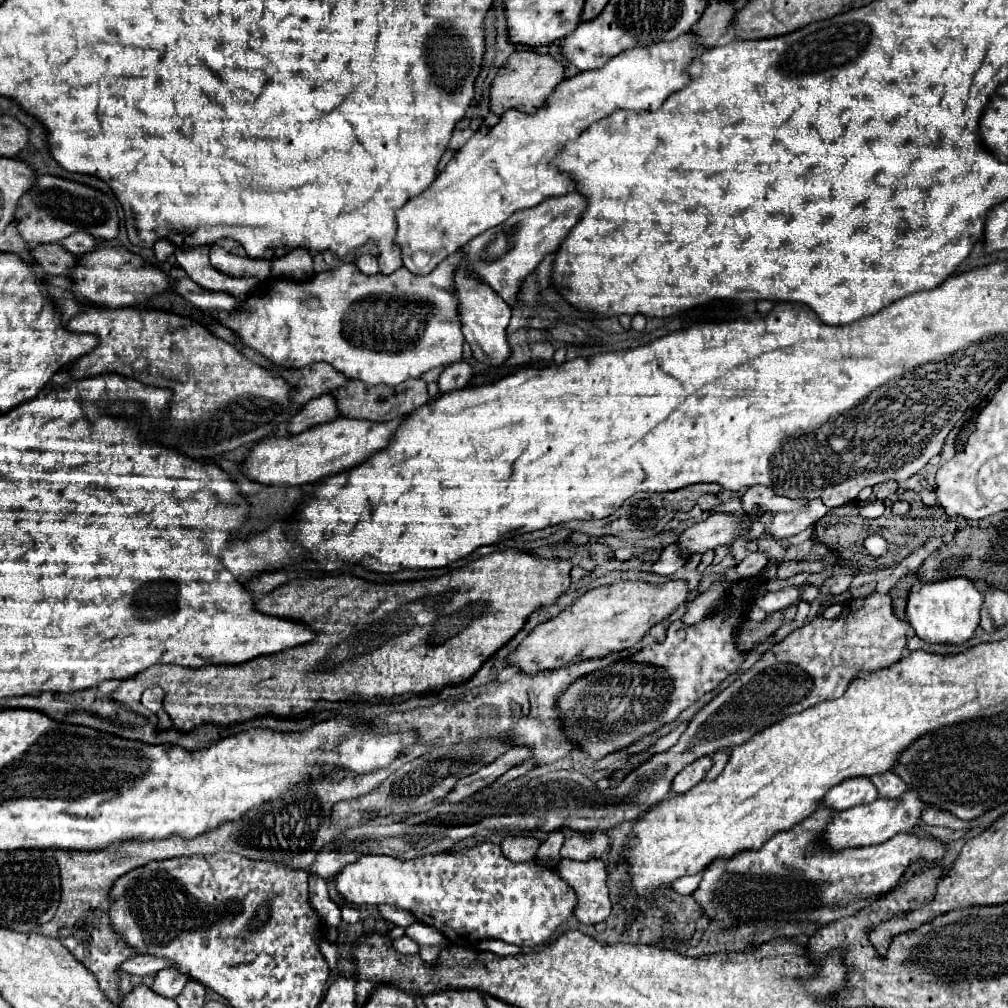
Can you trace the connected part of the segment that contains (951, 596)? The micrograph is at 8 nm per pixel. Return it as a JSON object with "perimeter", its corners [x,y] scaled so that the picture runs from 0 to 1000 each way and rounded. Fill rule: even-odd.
{"perimeter":[[[940,573],[935,577],[917,579],[913,585],[901,591],[899,613],[909,629],[923,639],[956,639],[964,633],[972,619],[972,603],[976,591],[966,583],[960,573]]]}

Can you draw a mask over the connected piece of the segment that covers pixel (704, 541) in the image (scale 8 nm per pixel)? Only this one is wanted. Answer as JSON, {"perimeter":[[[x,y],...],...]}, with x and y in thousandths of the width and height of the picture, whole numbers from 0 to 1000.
{"perimeter":[[[704,510],[698,518],[687,520],[681,524],[671,540],[677,554],[687,554],[688,550],[698,550],[700,546],[708,546],[716,540],[722,540],[728,532],[742,526],[740,512],[726,512],[726,510]]]}

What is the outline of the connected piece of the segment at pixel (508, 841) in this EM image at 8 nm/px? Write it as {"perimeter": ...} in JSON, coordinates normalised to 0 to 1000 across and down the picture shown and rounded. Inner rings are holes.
{"perimeter":[[[502,829],[496,837],[498,847],[508,851],[508,855],[524,855],[524,851],[530,851],[534,839],[536,835],[528,829]]]}

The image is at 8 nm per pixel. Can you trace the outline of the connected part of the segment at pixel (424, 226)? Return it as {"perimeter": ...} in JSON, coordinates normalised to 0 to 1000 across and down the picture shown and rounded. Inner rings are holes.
{"perimeter":[[[677,34],[667,42],[653,42],[643,48],[627,48],[619,50],[603,63],[587,71],[575,71],[550,87],[544,95],[544,103],[540,103],[530,113],[520,113],[514,109],[504,109],[496,115],[494,123],[488,127],[476,127],[470,135],[450,153],[450,157],[437,169],[435,177],[429,181],[425,188],[407,196],[395,208],[395,230],[393,230],[393,244],[397,244],[399,260],[409,272],[425,272],[433,262],[437,262],[444,252],[456,248],[462,240],[470,234],[498,222],[506,216],[512,208],[528,206],[548,194],[558,194],[567,185],[567,179],[558,173],[550,163],[548,157],[560,147],[562,141],[573,137],[587,121],[605,115],[609,109],[629,109],[629,111],[647,111],[657,105],[657,101],[679,83],[683,83],[683,75],[679,69],[685,62],[696,54],[700,48],[690,44],[692,36]]]}

